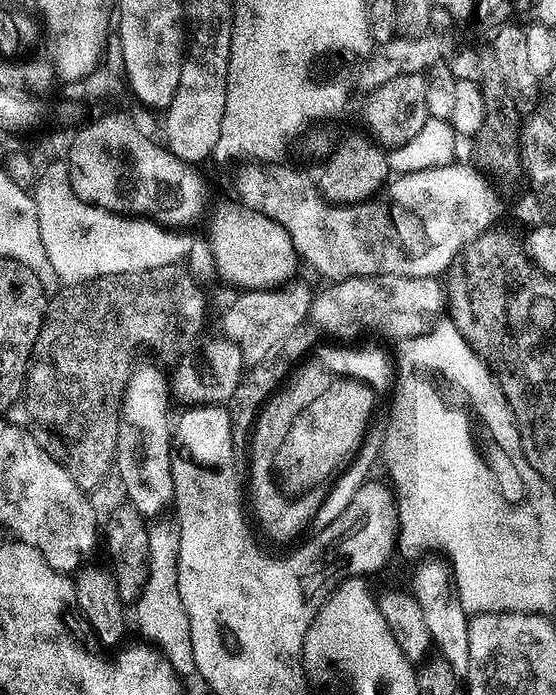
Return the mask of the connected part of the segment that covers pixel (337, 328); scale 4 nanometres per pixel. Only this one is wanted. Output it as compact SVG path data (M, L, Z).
M355 276L324 287L328 288L317 291L312 297L310 320L328 335L326 337L340 342L351 341L351 336L360 336L363 332L377 332L395 342L423 336L446 308L445 289L439 279L431 276Z

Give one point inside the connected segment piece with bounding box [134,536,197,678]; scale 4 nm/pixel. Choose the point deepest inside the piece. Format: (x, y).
(159, 612)

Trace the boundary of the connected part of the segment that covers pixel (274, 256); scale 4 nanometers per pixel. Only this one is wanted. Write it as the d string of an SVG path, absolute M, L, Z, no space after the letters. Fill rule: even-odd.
M232 200L222 201L208 220L208 248L212 251L217 274L226 283L233 284L236 290L259 290L287 285L293 279L288 272L288 259L297 258L296 249L292 248L288 252L264 252L263 214Z

